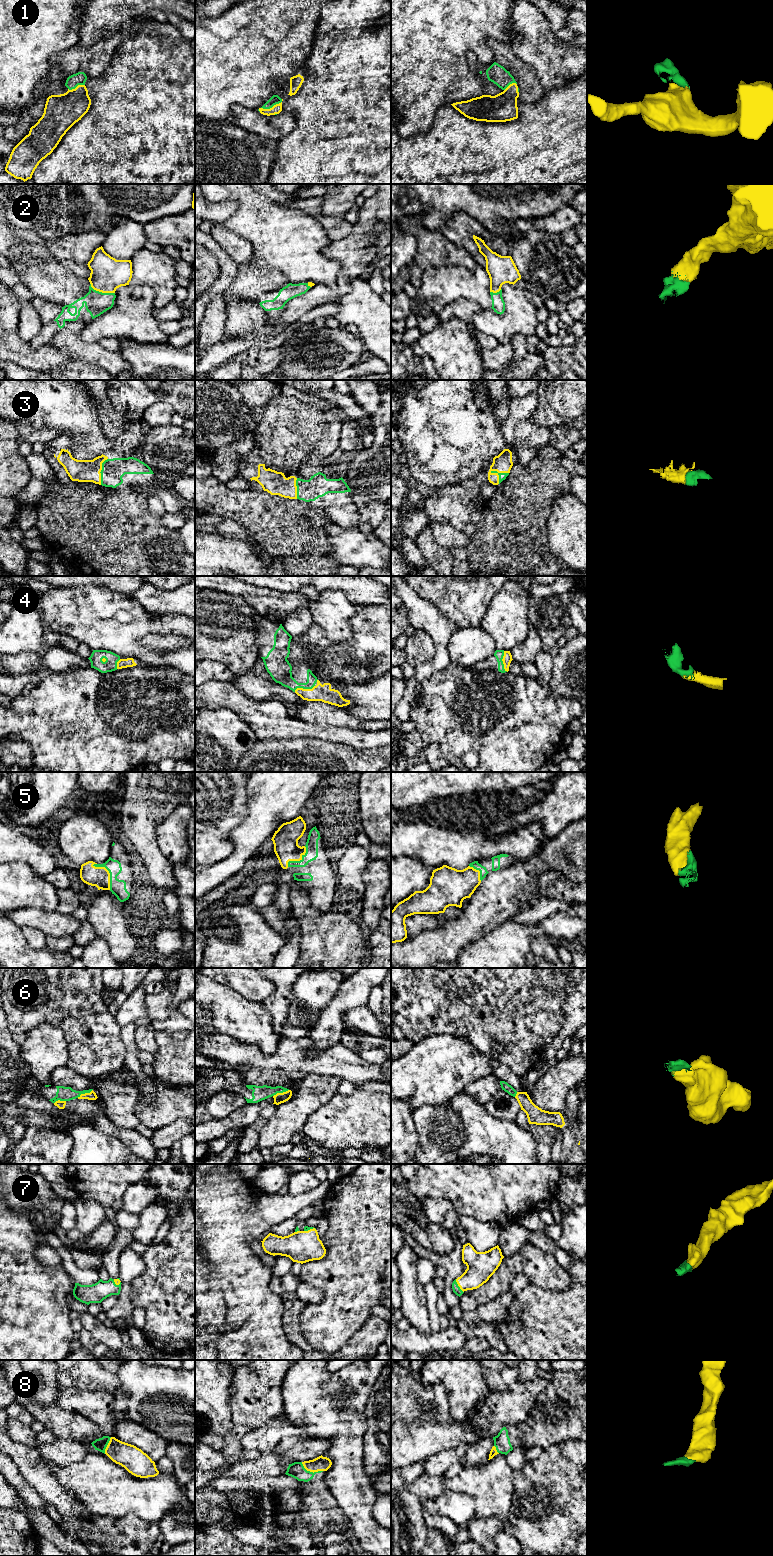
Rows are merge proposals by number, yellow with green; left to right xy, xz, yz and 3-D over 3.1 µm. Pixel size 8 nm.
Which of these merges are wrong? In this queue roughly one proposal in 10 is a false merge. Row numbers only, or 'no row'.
no row

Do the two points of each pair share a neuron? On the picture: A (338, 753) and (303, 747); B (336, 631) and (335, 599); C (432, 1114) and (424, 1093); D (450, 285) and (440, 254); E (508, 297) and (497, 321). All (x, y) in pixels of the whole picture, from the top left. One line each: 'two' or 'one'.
A: one
B: one
C: two
D: two
E: one

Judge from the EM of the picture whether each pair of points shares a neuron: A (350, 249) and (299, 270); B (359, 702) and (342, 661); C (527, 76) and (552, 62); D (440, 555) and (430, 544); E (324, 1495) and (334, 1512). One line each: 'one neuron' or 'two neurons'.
A: two neurons
B: two neurons
C: two neurons
D: one neuron
E: one neuron

